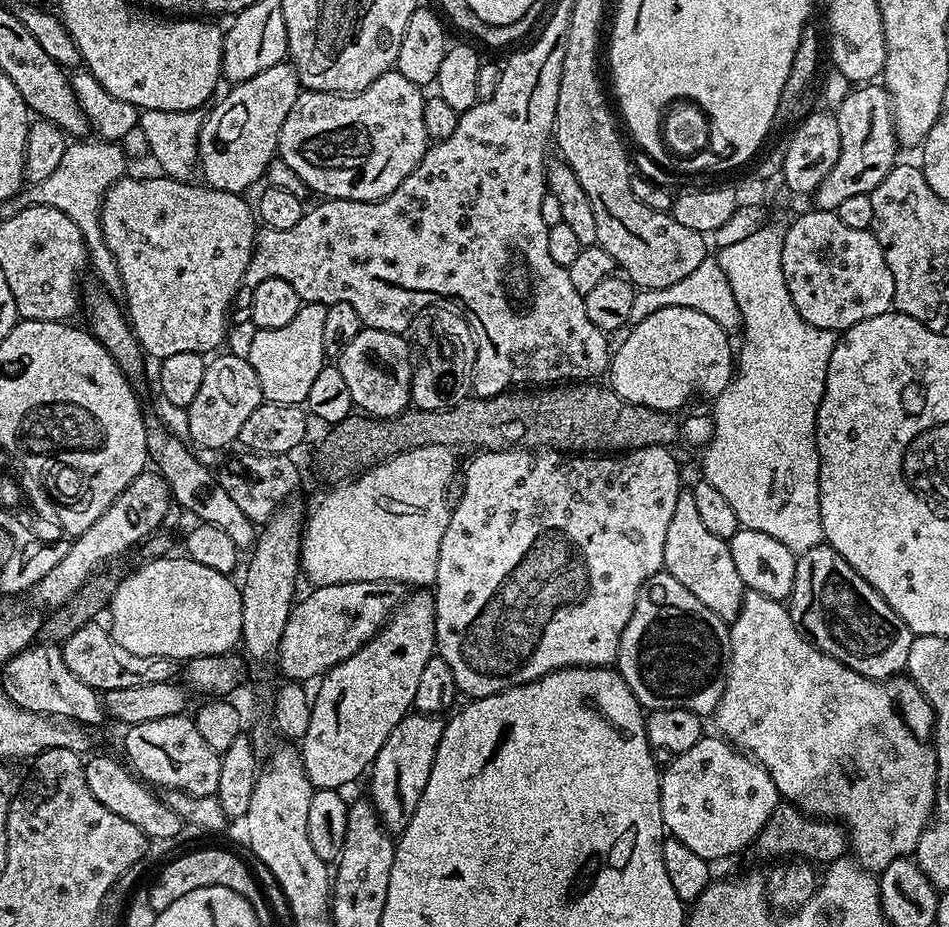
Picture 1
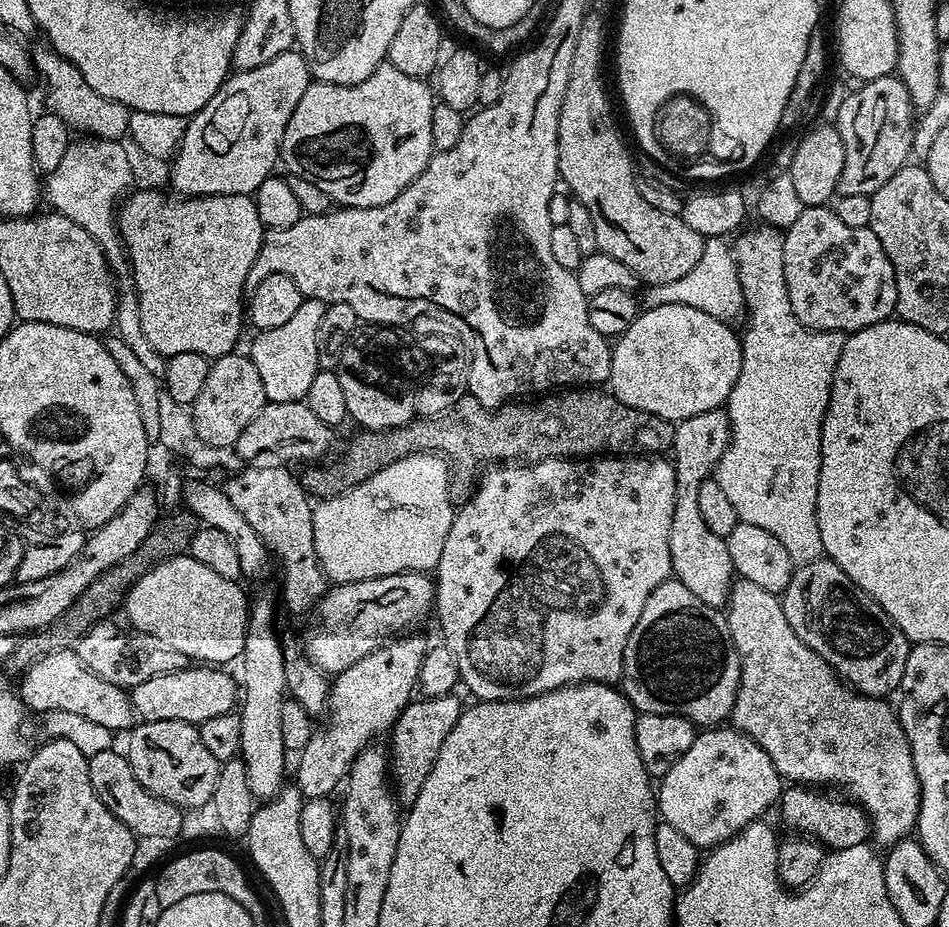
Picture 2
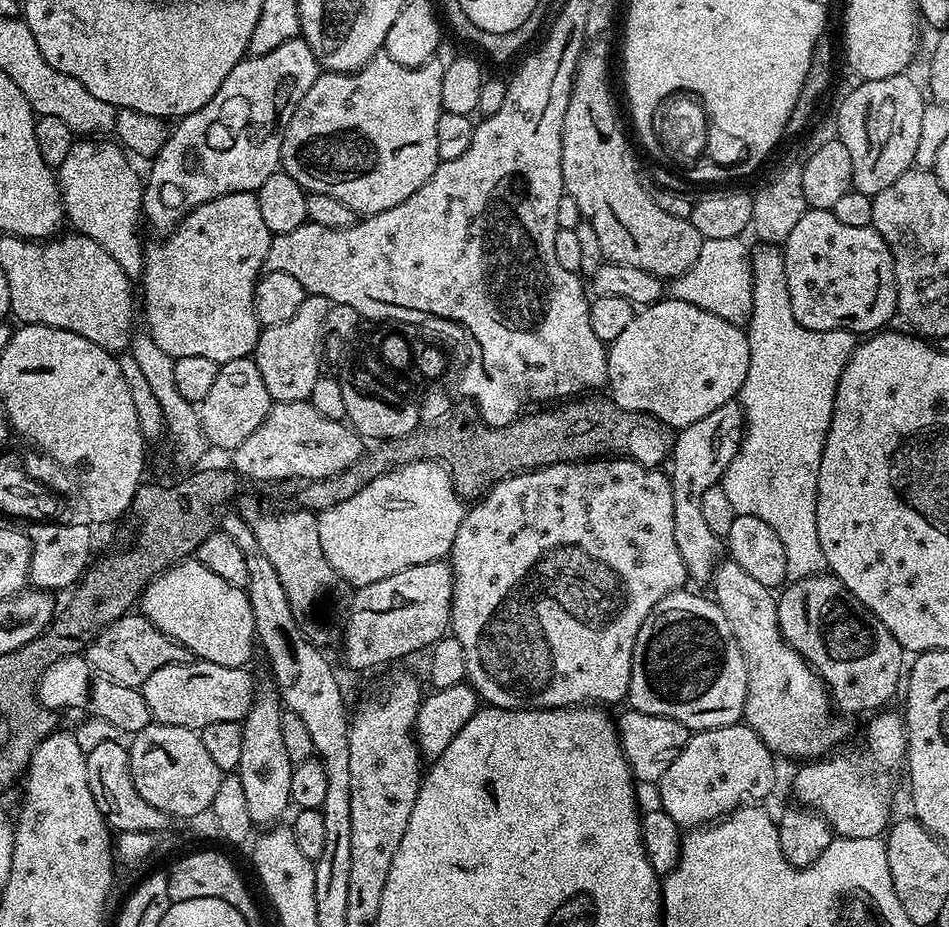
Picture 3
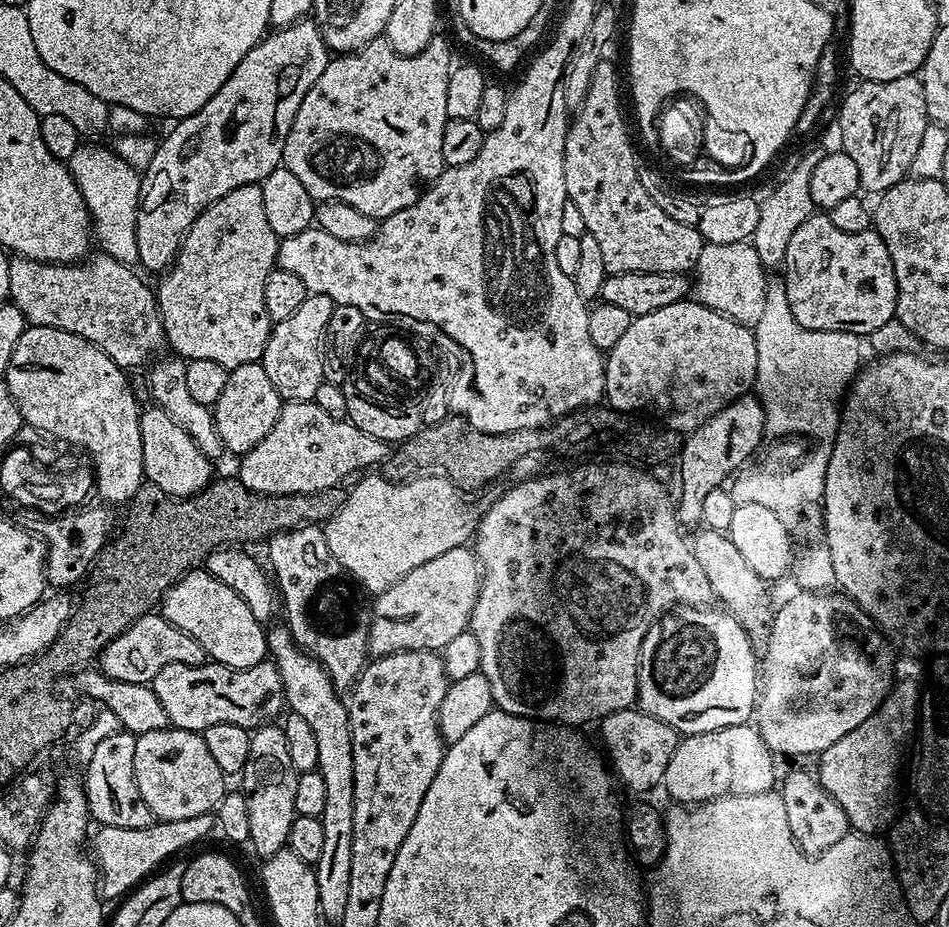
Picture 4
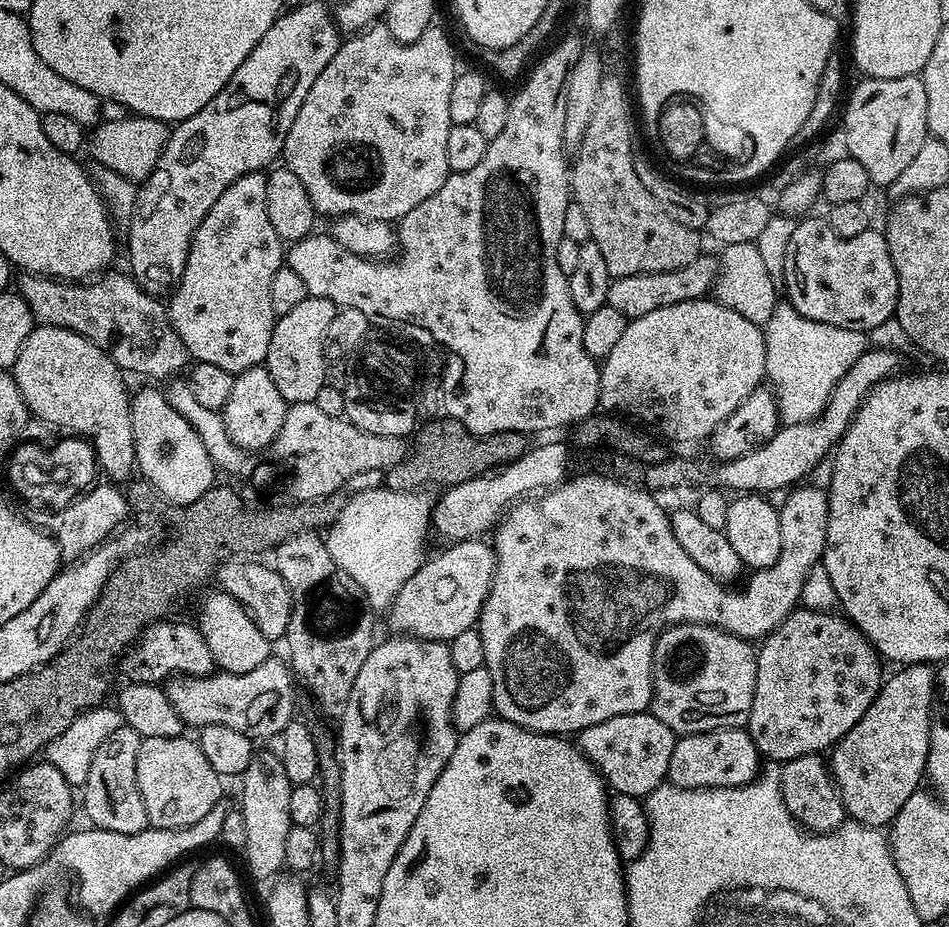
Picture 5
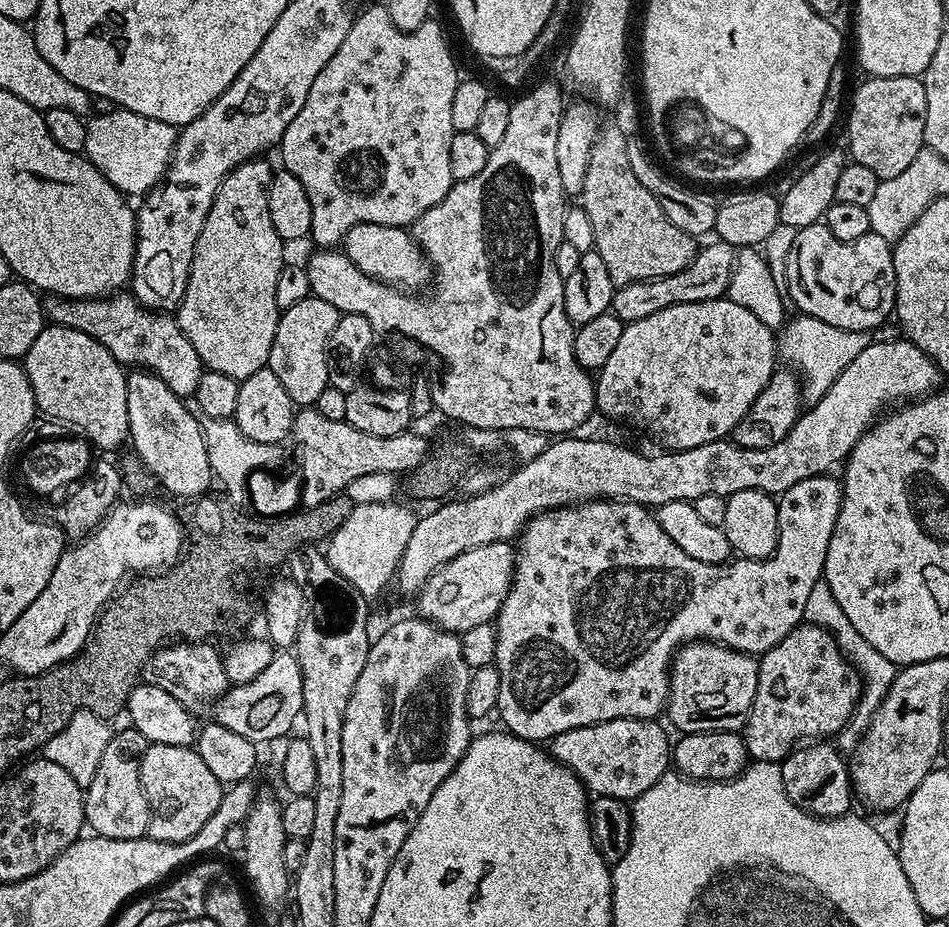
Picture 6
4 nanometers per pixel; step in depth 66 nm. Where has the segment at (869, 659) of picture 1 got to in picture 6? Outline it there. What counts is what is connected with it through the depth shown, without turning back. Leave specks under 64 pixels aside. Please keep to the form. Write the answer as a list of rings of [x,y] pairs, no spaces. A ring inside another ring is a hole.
[[[801,622],[793,632],[786,634],[786,638],[782,638],[782,642],[778,642],[778,646],[763,653],[758,663],[758,690],[754,694],[752,713],[742,729],[744,744],[753,761],[785,760],[793,748],[805,742],[820,742],[835,737],[849,727],[860,700],[862,681],[860,673],[849,664],[848,657],[825,628]]]

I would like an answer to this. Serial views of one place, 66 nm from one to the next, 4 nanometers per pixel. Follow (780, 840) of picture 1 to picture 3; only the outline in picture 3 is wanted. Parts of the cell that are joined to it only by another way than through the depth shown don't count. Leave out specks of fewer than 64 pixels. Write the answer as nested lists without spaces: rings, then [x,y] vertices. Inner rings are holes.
[[[880,710],[871,717],[864,732],[864,748],[831,754],[799,765],[792,780],[797,805],[811,808],[832,827],[837,837],[880,838],[889,827],[892,791],[896,788],[896,771],[903,769],[908,754],[908,725],[899,711]]]

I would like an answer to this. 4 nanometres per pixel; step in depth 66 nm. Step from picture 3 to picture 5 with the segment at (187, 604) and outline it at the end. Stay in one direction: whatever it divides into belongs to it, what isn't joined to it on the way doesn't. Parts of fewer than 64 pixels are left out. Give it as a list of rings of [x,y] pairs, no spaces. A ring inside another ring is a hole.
[[[213,590],[201,602],[198,627],[204,635],[206,646],[210,646],[210,654],[219,671],[246,674],[246,670],[262,666],[262,662],[266,662],[268,657],[273,655],[273,645],[264,637],[262,630],[258,630],[258,626],[252,621],[252,615],[225,592]]]

